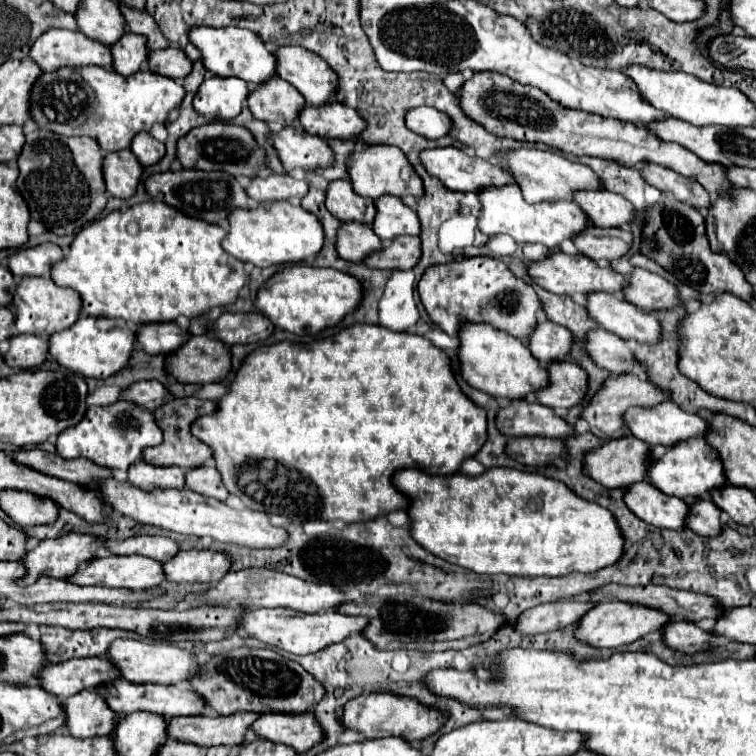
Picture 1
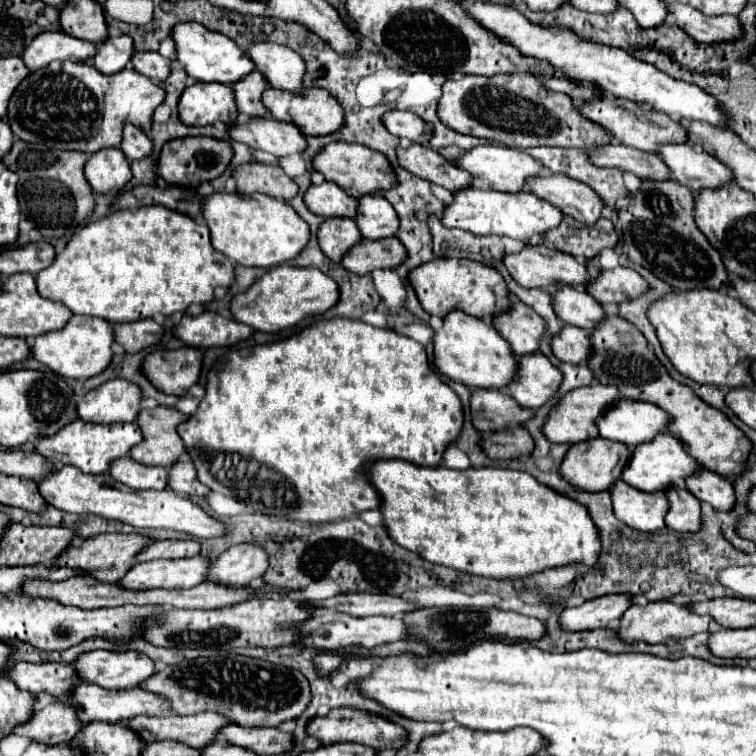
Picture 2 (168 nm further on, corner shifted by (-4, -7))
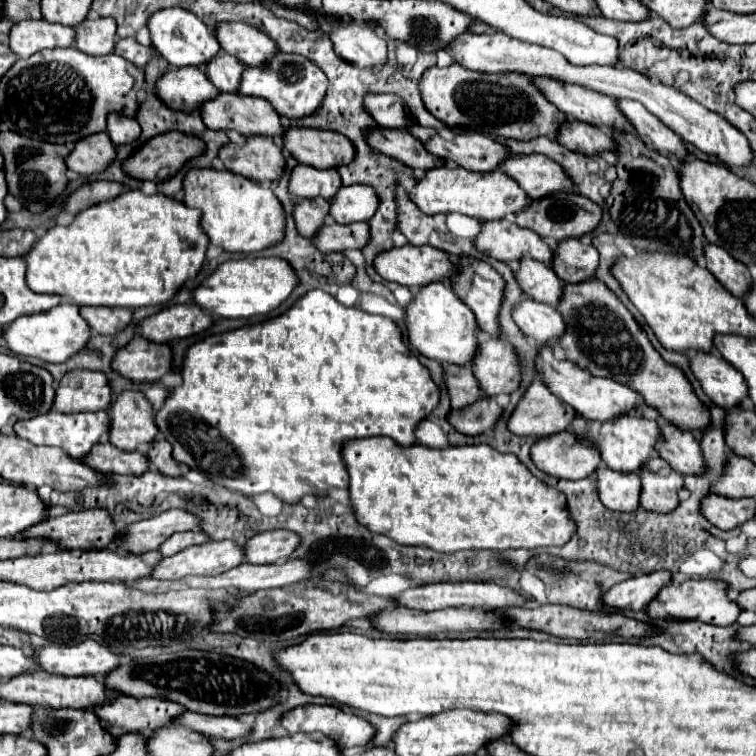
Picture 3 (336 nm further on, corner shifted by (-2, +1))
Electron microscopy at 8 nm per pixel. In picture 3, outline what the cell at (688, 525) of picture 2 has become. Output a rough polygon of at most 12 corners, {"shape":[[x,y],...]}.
{"shape":[[664,459],[640,471],[640,505],[654,513],[676,509],[684,479]]}

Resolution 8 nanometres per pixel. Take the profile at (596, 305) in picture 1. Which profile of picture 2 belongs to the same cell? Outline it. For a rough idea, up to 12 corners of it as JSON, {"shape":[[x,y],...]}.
{"shape":[[558,285],[558,317],[594,331],[608,315],[584,289]]}

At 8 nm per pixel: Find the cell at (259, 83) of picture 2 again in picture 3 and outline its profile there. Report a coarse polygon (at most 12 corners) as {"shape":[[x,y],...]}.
{"shape":[[222,53],[204,73],[218,91],[236,91],[244,65]]}

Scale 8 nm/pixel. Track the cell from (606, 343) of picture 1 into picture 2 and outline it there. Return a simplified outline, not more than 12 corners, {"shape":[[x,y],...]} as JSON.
{"shape":[[566,325],[552,341],[560,361],[586,365],[592,357],[590,331]]}

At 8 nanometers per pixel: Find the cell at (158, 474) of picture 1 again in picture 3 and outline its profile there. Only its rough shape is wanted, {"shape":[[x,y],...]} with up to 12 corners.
{"shape":[[96,443],[82,463],[100,473],[140,475],[148,457]]}

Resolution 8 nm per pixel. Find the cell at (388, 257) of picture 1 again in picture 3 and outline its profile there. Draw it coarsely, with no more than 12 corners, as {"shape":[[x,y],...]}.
{"shape":[[326,223],[312,237],[322,253],[362,249],[366,223]]}

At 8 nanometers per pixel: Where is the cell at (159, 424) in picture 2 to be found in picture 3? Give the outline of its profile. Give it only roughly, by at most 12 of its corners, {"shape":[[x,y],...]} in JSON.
{"shape":[[140,391],[108,407],[110,443],[146,449],[158,435],[154,409]]}

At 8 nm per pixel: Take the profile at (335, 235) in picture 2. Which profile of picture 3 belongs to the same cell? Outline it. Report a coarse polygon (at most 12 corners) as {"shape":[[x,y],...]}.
{"shape":[[328,201],[296,203],[292,217],[302,237],[312,239],[324,225]]}

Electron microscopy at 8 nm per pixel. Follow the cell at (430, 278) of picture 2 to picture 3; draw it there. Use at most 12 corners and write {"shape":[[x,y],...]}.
{"shape":[[430,245],[382,251],[374,269],[410,289],[450,283],[448,255]]}

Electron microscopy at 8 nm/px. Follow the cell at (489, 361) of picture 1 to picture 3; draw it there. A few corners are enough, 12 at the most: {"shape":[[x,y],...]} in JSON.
{"shape":[[434,281],[404,309],[408,341],[438,363],[468,365],[472,311]]}

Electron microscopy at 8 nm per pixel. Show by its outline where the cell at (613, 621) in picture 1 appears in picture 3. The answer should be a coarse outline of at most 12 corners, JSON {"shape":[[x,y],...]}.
{"shape":[[722,579],[668,585],[652,619],[730,625],[740,607]]}

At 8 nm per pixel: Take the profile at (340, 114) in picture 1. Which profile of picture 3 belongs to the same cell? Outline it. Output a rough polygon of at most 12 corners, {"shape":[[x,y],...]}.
{"shape":[[278,51],[246,67],[238,93],[278,115],[314,113],[328,79],[302,55]]}

